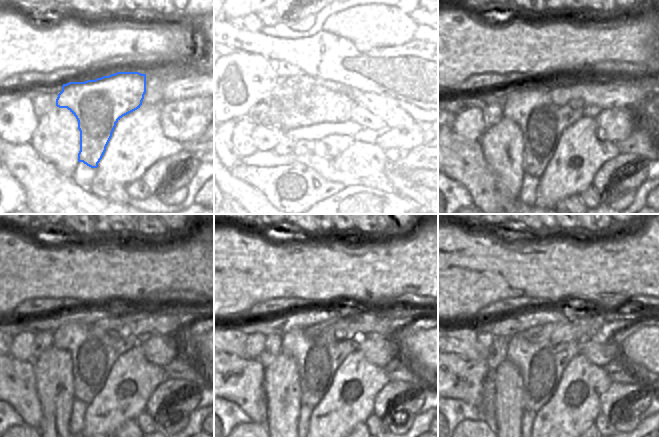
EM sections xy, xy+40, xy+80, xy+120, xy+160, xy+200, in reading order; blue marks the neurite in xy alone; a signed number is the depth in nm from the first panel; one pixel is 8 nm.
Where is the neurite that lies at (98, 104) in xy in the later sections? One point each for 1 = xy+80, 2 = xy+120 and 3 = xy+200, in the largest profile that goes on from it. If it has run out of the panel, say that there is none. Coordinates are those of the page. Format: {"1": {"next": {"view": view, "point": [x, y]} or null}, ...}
{"1": {"next": {"view": "xy+80", "point": [542, 115]}}, "2": {"next": {"view": "xy+120", "point": [93, 351]}}, "3": {"next": {"view": "xy+200", "point": [540, 365]}}}

